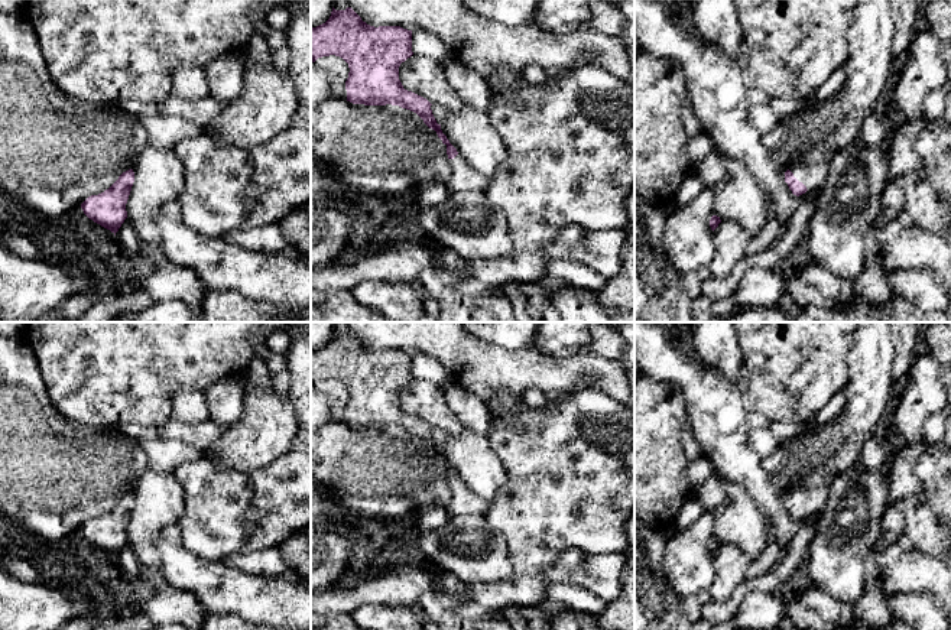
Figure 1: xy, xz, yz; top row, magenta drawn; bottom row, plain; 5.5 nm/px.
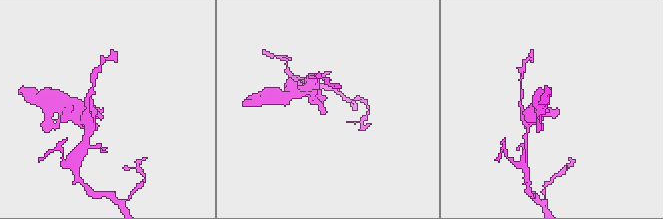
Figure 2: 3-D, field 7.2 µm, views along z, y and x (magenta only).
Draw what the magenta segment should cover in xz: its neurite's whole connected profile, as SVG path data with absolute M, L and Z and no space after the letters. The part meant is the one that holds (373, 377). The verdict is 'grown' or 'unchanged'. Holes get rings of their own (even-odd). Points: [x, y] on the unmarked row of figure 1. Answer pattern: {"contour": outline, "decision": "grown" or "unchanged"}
{"contour": "M351 332L335 334L330 342L311 353L311 386L335 379L350 392L345 405L347 425L364 429L399 429L416 436L447 470L452 493L449 516L486 516L490 503L476 496L449 467L436 446L431 426L403 412L399 390L412 376L412 354L400 350L370 350Z", "decision": "grown"}

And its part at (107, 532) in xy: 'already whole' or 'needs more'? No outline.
already whole

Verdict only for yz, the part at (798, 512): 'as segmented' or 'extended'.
extended

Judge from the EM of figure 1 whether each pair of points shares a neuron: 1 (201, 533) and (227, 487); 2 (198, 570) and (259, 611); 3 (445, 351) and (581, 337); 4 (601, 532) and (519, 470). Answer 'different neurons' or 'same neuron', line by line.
1: same neuron
2: same neuron
3: different neurons
4: same neuron

